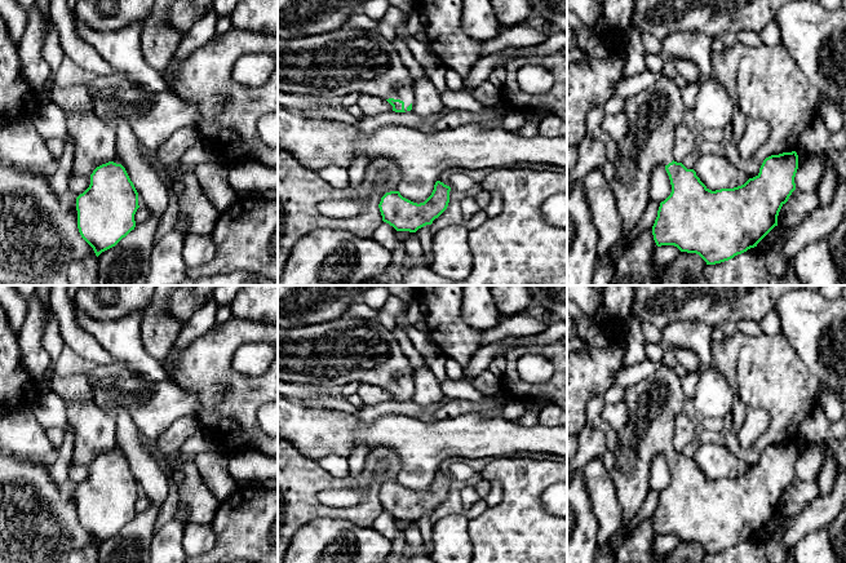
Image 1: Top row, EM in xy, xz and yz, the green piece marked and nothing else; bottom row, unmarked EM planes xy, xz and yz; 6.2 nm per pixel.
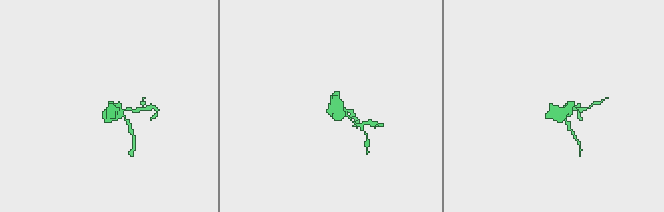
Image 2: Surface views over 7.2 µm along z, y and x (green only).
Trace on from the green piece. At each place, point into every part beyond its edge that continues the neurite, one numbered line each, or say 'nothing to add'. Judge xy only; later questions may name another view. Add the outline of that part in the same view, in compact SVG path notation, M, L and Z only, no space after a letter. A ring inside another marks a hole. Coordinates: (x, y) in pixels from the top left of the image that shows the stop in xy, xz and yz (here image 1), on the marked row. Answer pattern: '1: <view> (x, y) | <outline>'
nothing to add

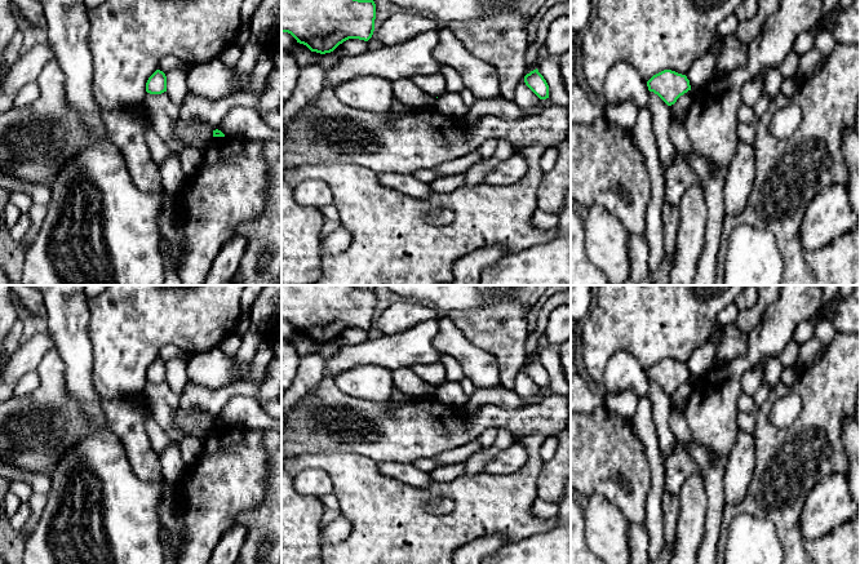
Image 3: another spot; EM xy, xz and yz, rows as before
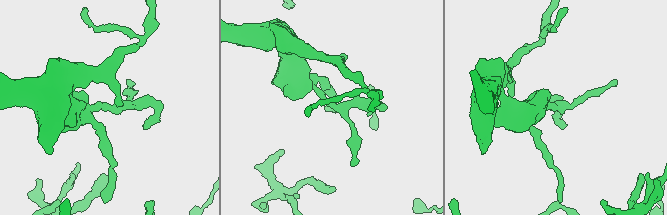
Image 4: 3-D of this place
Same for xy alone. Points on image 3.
nothing to add

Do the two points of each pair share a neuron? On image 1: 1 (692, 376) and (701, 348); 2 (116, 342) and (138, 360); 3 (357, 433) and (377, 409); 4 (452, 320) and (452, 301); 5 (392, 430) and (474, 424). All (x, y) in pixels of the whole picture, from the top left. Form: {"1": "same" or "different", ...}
{"1": "different", "2": "same", "3": "different", "4": "same", "5": "same"}

